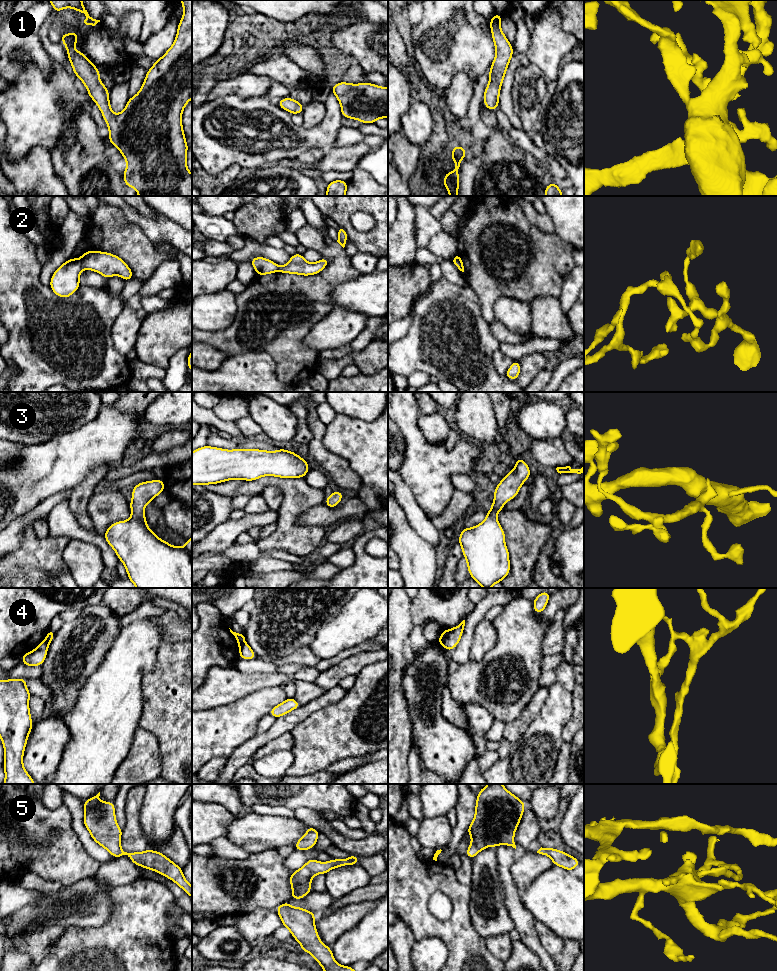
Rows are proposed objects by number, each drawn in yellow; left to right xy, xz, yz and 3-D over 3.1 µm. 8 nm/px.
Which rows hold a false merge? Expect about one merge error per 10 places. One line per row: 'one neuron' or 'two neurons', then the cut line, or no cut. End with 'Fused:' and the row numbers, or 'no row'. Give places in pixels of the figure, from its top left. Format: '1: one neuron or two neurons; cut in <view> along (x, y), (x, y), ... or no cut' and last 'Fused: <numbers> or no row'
1: one neuron; no cut
2: two neurons; cut in xy along (79, 259), (83, 268)
3: one neuron; no cut
4: two neurons; cut in xz along (245, 642), (239, 646)
5: one neuron; no cut
Fused: 2, 4

